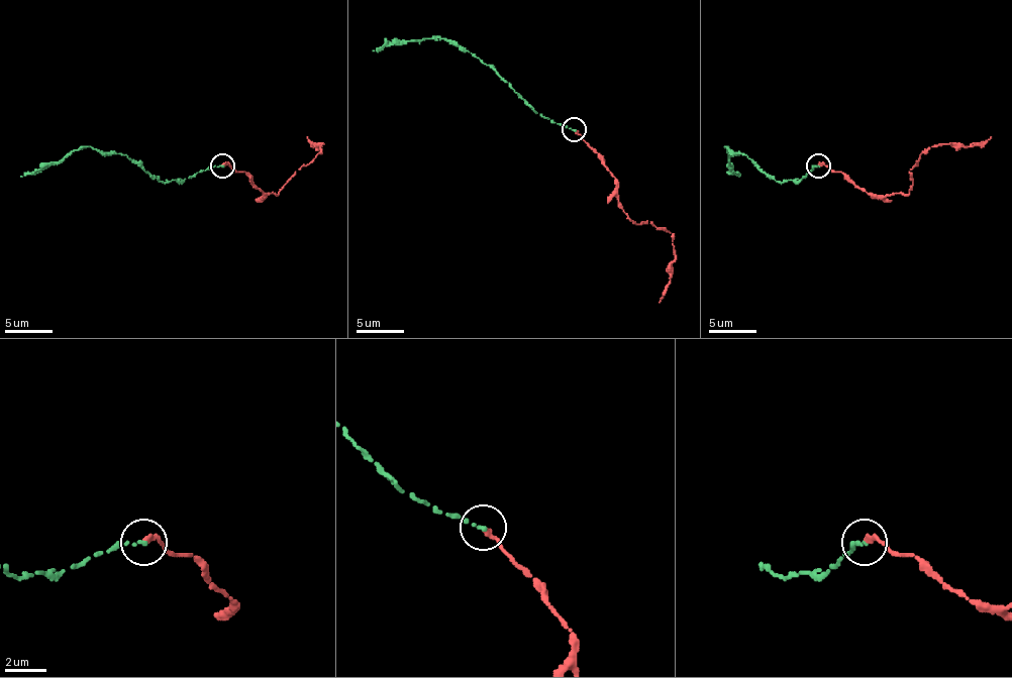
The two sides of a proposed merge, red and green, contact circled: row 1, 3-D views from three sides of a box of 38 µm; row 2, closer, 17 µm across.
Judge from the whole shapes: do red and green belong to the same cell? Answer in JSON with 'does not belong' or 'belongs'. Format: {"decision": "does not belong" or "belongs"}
{"decision": "belongs"}

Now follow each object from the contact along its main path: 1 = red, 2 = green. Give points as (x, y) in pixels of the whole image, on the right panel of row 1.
1: (820, 166), (873, 195), (906, 195), (923, 151), (990, 137)
2: (817, 166), (805, 176), (782, 183), (745, 154), (736, 154), (726, 147), (728, 163), (738, 176)

